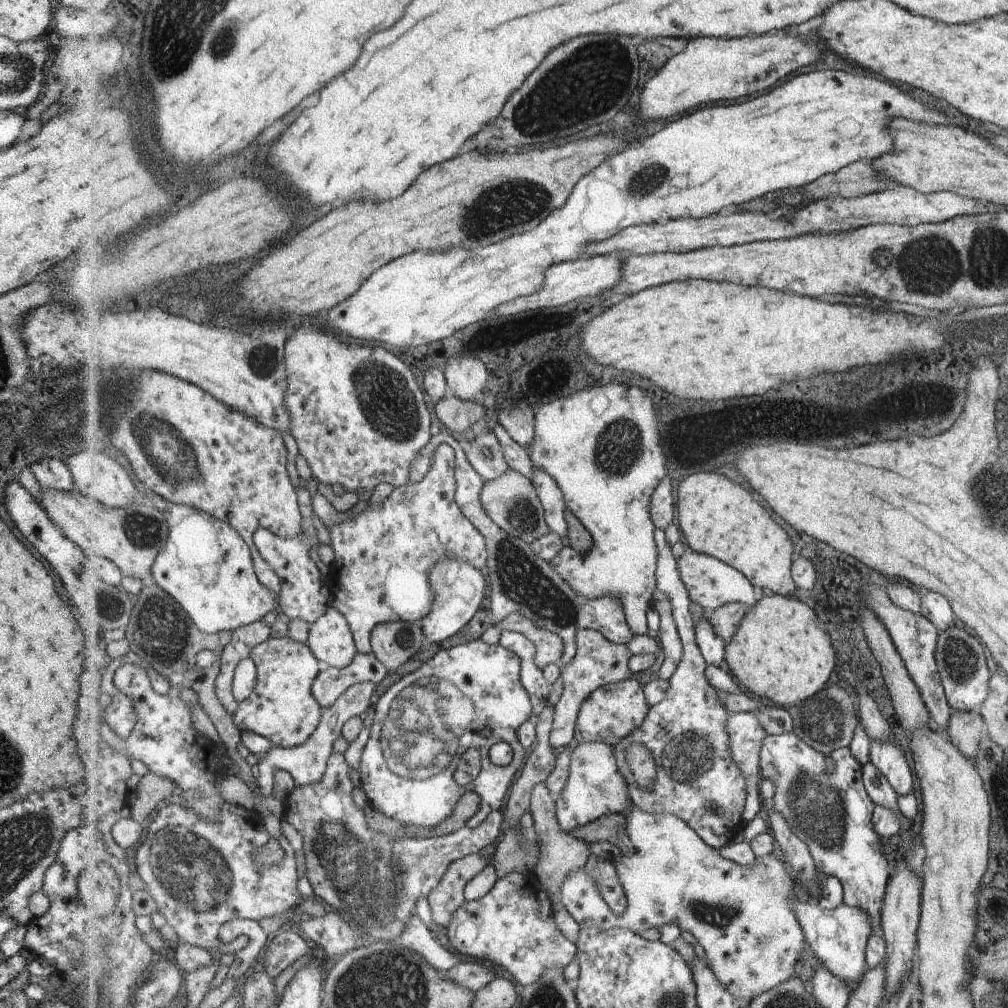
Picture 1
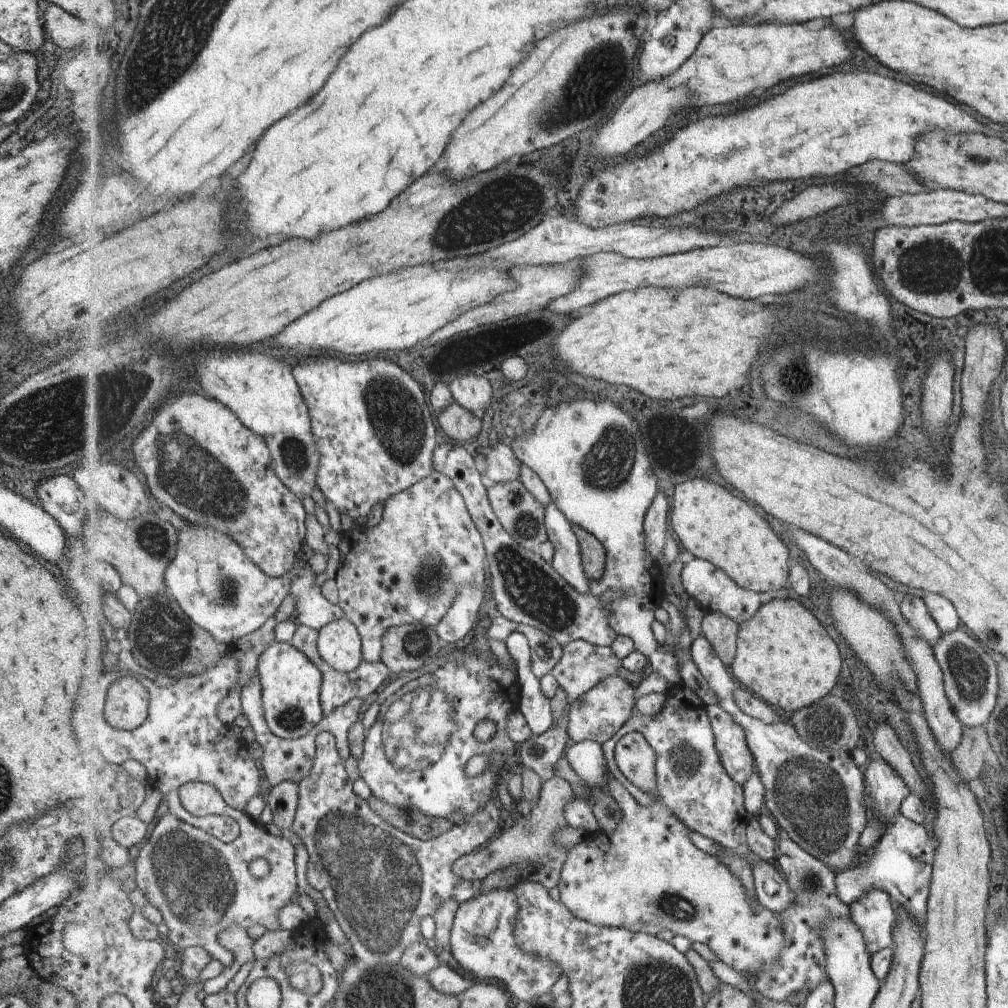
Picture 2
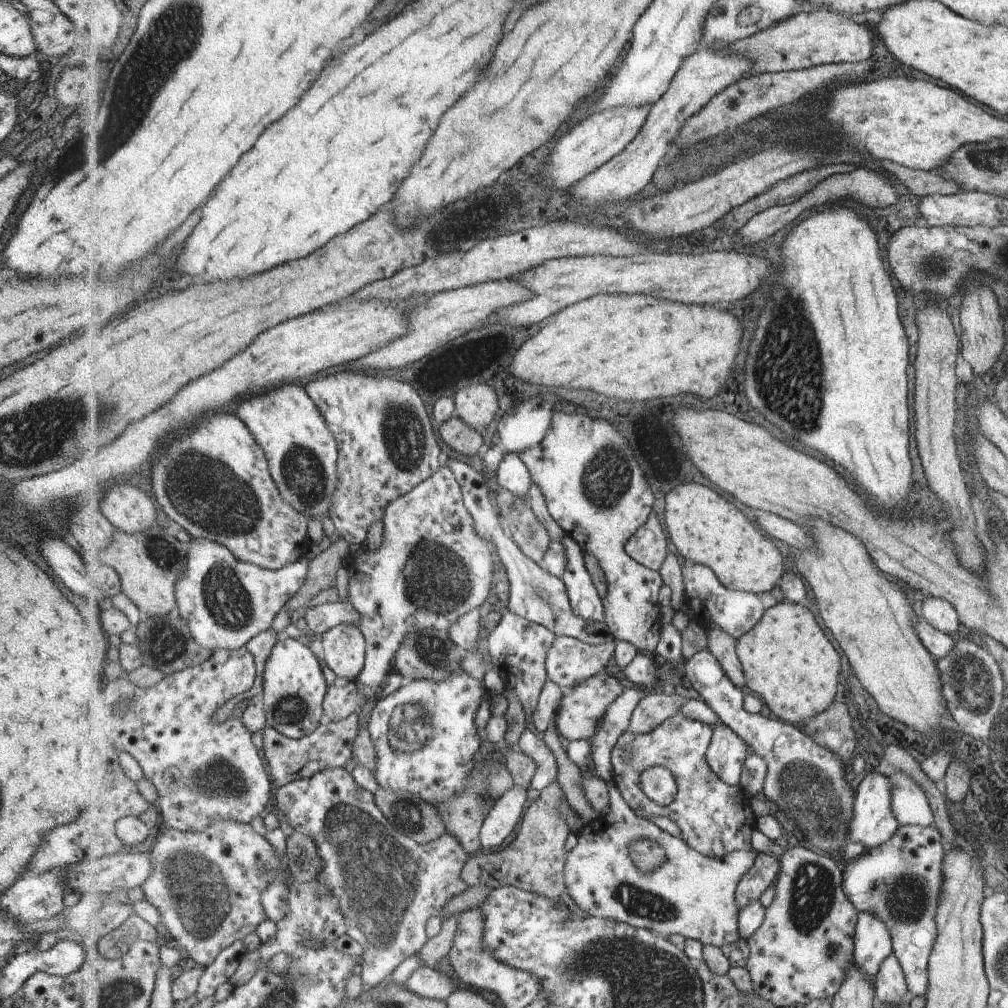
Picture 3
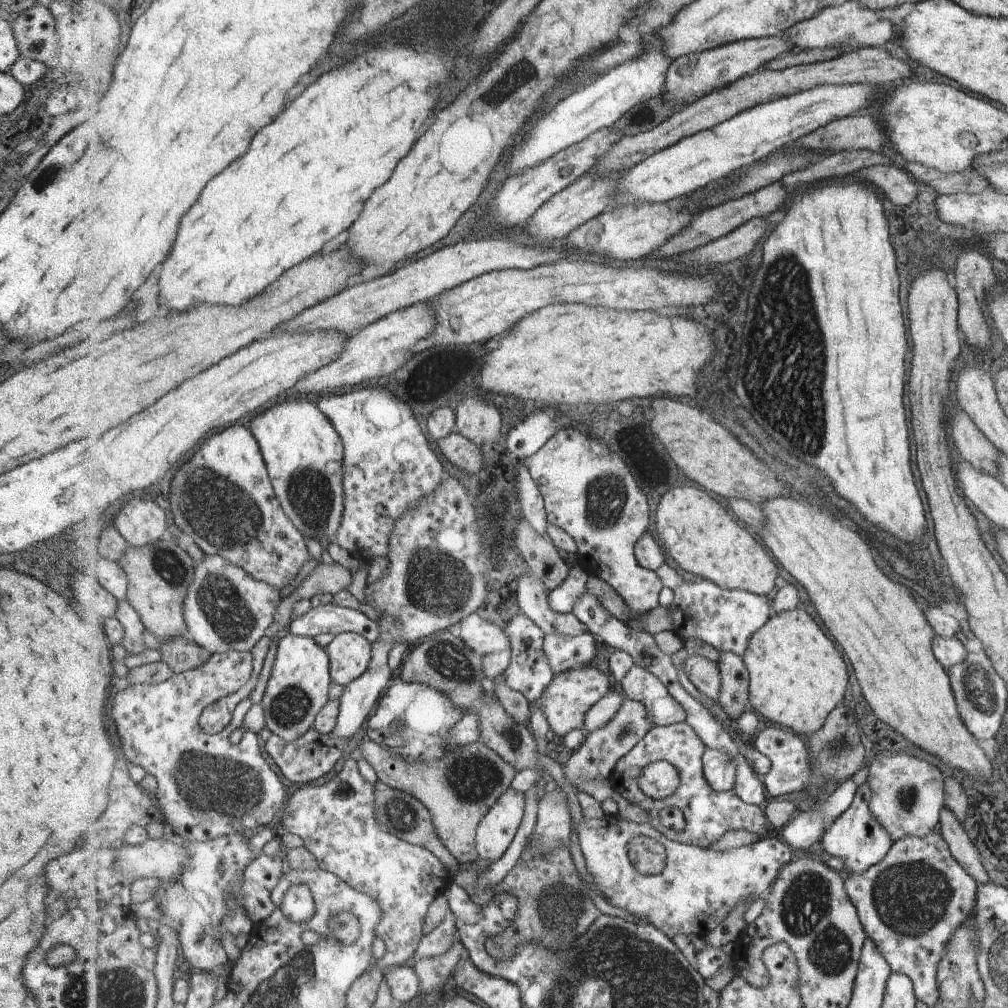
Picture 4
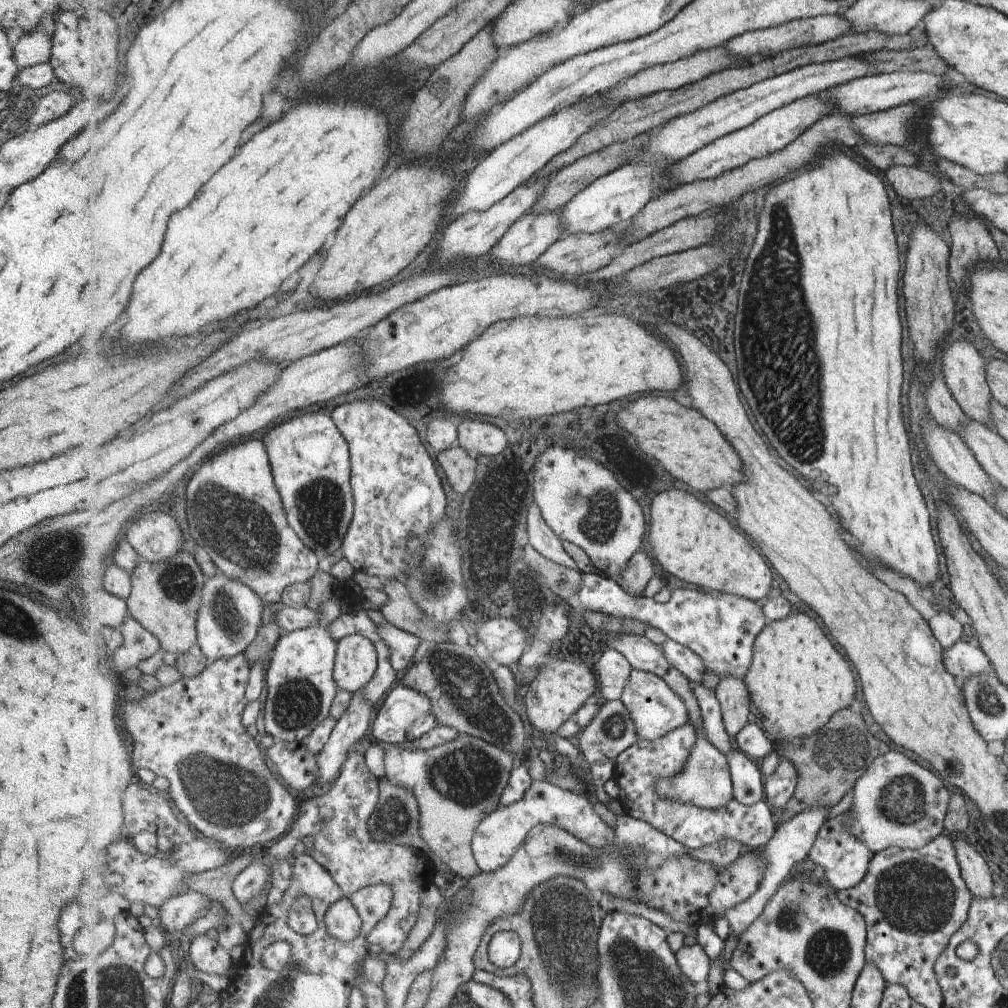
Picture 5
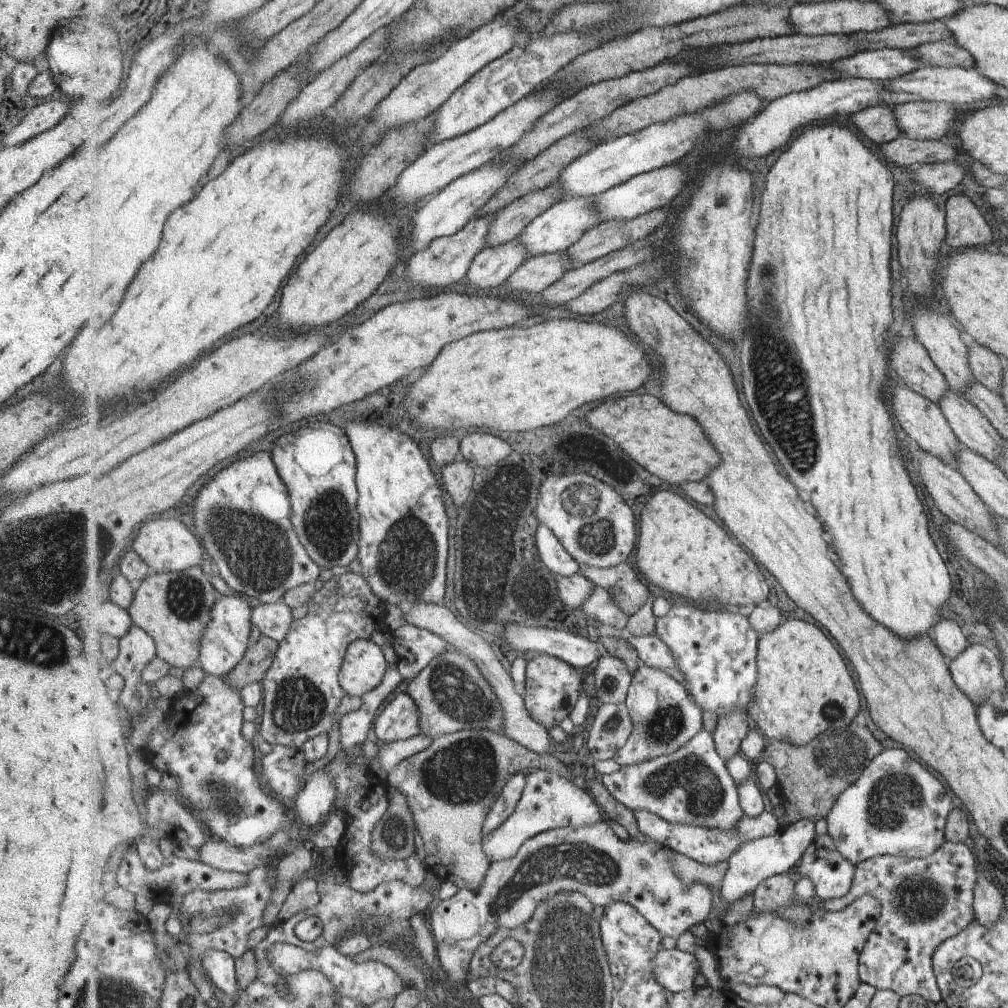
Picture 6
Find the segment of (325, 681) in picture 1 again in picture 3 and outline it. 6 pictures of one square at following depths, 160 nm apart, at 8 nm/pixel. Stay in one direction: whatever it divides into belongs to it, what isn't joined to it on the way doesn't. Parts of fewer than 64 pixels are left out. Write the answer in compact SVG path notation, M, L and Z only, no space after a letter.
M337 677L328 686L327 695L324 699L324 721L339 722L349 718L355 711L359 711L360 706L365 704L365 696L356 681L347 678Z

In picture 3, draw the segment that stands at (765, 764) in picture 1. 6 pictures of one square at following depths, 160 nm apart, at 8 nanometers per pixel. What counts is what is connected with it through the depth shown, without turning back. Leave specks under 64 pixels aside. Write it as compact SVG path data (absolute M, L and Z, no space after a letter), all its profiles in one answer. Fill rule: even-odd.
M708 649L694 654L684 666L685 676L690 684L700 694L703 700L721 718L722 722L729 725L748 744L751 752L757 753L765 759L768 764L768 773L764 784L763 793L770 801L773 801L783 812L791 817L796 826L796 842L803 848L816 849L824 854L833 854L848 844L850 824L854 821L854 802L856 792L851 790L851 785L845 780L842 758L835 754L830 748L820 745L809 735L805 734L801 727L781 719L758 715L749 712L744 705L743 690L730 679L718 658ZM797 827L805 836L797 837ZM860 912L854 941L855 963L870 976L870 981L876 986L876 976L882 962L894 952L890 928L879 915Z

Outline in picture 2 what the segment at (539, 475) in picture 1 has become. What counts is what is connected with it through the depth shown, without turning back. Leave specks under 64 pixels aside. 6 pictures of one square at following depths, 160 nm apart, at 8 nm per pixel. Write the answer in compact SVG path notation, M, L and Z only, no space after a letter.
M553 500L546 507L546 525L555 554L552 565L581 594L589 594L589 579L582 561L582 550L572 522Z

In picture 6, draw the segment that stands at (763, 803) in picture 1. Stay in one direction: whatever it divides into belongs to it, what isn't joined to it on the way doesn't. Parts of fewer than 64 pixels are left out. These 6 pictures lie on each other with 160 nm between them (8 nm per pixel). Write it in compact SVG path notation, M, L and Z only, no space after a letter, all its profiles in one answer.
M707 730L671 756L624 765L615 774L601 776L601 780L609 793L630 810L647 810L671 824L731 832L745 816L739 806L738 786L725 759L718 754L714 734Z

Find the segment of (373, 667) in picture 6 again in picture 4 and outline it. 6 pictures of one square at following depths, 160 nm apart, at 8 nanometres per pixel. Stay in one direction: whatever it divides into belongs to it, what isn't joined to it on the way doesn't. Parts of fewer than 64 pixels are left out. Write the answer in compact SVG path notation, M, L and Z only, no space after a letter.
M358 633L335 635L335 640L332 640L326 650L332 662L332 678L343 687L361 678L369 670L373 660L372 643Z

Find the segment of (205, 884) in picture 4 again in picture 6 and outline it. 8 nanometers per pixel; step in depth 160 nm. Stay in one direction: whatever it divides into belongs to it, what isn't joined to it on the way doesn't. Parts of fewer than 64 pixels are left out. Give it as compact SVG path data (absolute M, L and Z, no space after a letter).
M207 950L203 956L203 966L212 983L229 996L235 1004L239 1004L241 990L237 985L235 958L221 950Z

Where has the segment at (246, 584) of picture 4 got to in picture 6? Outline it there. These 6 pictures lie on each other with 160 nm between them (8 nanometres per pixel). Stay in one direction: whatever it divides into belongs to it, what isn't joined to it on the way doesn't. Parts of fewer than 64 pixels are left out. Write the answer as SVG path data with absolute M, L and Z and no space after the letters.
M239 593L230 596L218 595L215 610L211 614L211 622L207 624L200 648L199 664L207 675L226 677L245 658L245 652L252 643L249 641L249 636L251 636L253 610L251 602L239 596Z

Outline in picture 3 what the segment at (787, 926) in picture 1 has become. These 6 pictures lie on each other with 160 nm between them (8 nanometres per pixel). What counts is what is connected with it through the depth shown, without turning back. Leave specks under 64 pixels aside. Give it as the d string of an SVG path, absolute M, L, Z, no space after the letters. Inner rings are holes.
M613 782L609 786L612 792L612 811L608 816L597 816L595 820L581 828L578 835L573 838L567 852L565 866L563 866L565 891L576 906L591 917L621 921L642 929L652 930L663 937L680 934L685 939L702 942L703 946L727 946L741 938L747 942L747 939L743 938L739 926L738 886L742 878L754 868L760 852L755 852L755 850L735 851L726 857L708 857L701 854L695 850L695 847L689 846L683 838L671 836L669 832L661 830L655 822L651 822L647 817L633 810L617 782ZM639 834L641 834L641 840L649 838L665 848L667 856L671 858L671 862L666 864L665 871L643 874L643 871L637 868L630 853L630 844L635 840L635 836L639 838Z

